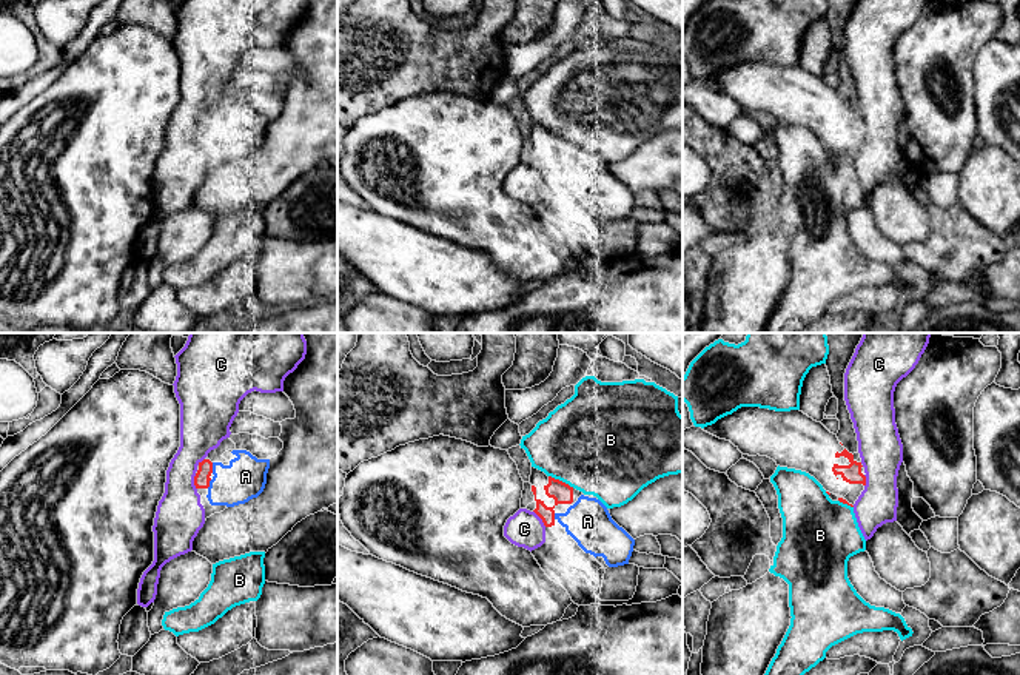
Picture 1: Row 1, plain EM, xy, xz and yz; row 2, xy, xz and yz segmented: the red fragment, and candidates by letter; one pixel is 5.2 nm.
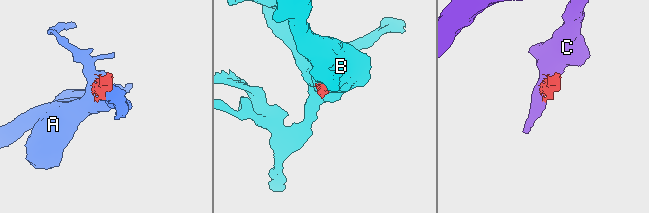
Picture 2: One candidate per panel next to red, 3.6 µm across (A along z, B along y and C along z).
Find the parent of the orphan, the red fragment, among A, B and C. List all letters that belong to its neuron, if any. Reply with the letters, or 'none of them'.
A

